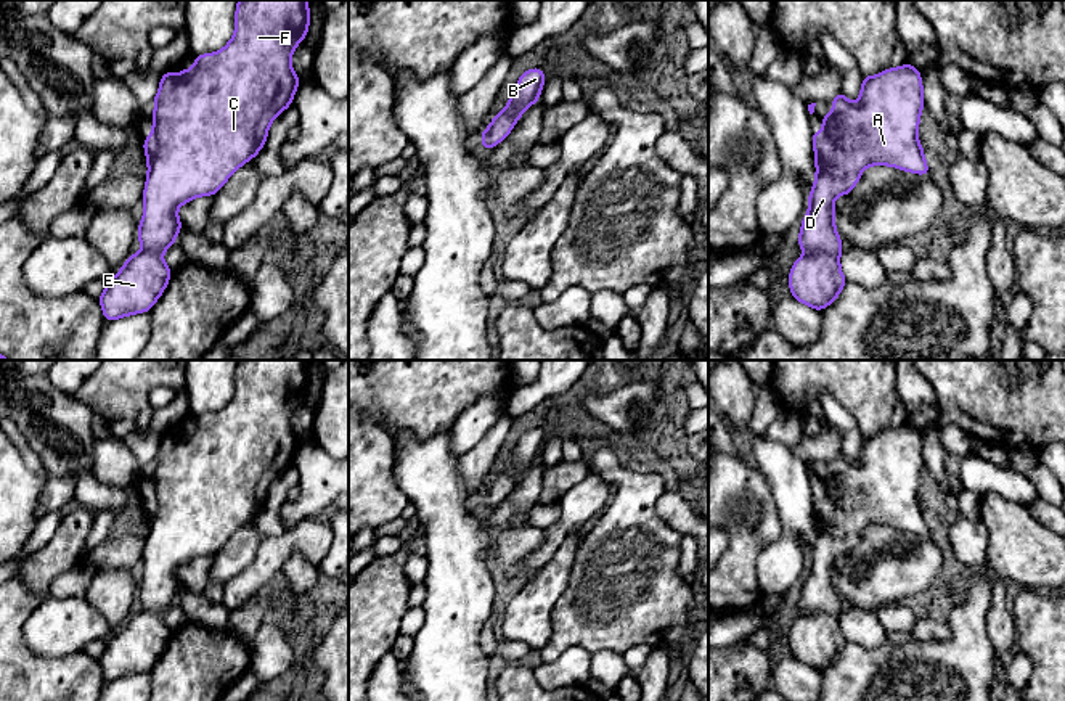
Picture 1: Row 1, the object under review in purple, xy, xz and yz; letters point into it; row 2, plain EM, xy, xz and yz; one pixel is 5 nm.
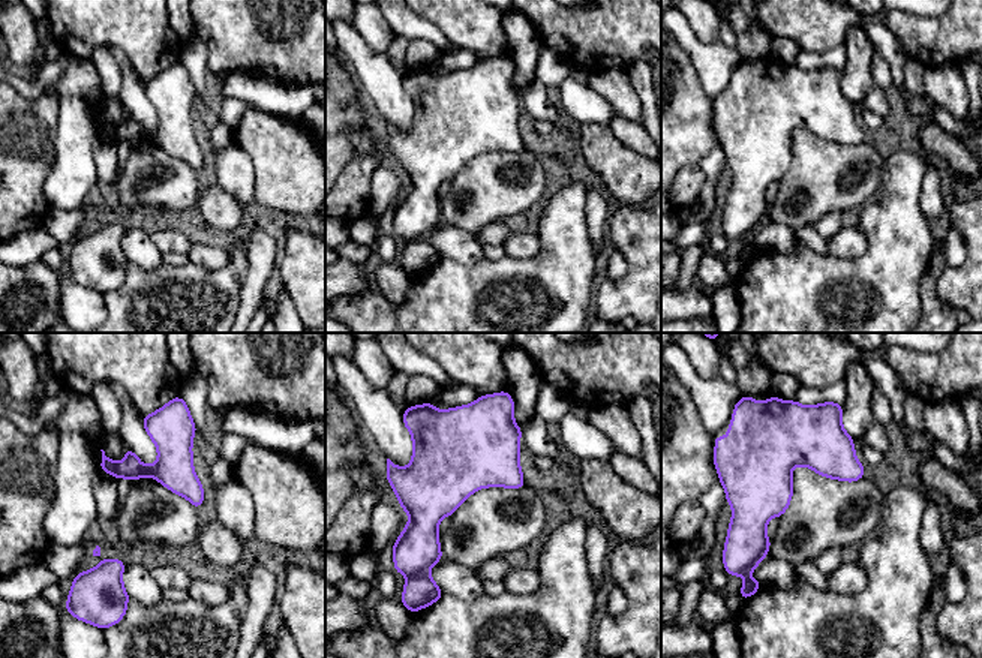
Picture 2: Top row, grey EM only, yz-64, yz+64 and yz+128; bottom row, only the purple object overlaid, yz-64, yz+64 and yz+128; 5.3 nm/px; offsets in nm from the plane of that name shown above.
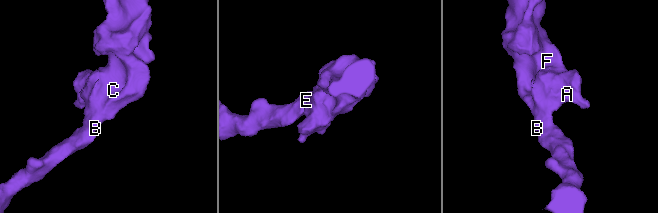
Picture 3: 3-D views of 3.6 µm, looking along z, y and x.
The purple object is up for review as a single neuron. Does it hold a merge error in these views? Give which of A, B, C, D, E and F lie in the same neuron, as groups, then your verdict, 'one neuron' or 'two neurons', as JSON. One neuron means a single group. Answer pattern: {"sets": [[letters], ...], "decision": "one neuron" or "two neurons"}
{"sets": [["A", "B", "C", "D", "E", "F"]], "decision": "one neuron"}

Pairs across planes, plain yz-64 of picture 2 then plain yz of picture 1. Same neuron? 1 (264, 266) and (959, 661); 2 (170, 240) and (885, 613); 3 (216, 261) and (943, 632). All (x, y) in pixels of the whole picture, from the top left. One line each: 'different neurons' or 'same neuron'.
1: different neurons
2: same neuron
3: same neuron

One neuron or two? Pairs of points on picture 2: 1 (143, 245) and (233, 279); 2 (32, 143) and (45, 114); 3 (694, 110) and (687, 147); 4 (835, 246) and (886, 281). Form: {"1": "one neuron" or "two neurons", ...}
{"1": "two neurons", "2": "one neuron", "3": "one neuron", "4": "two neurons"}

